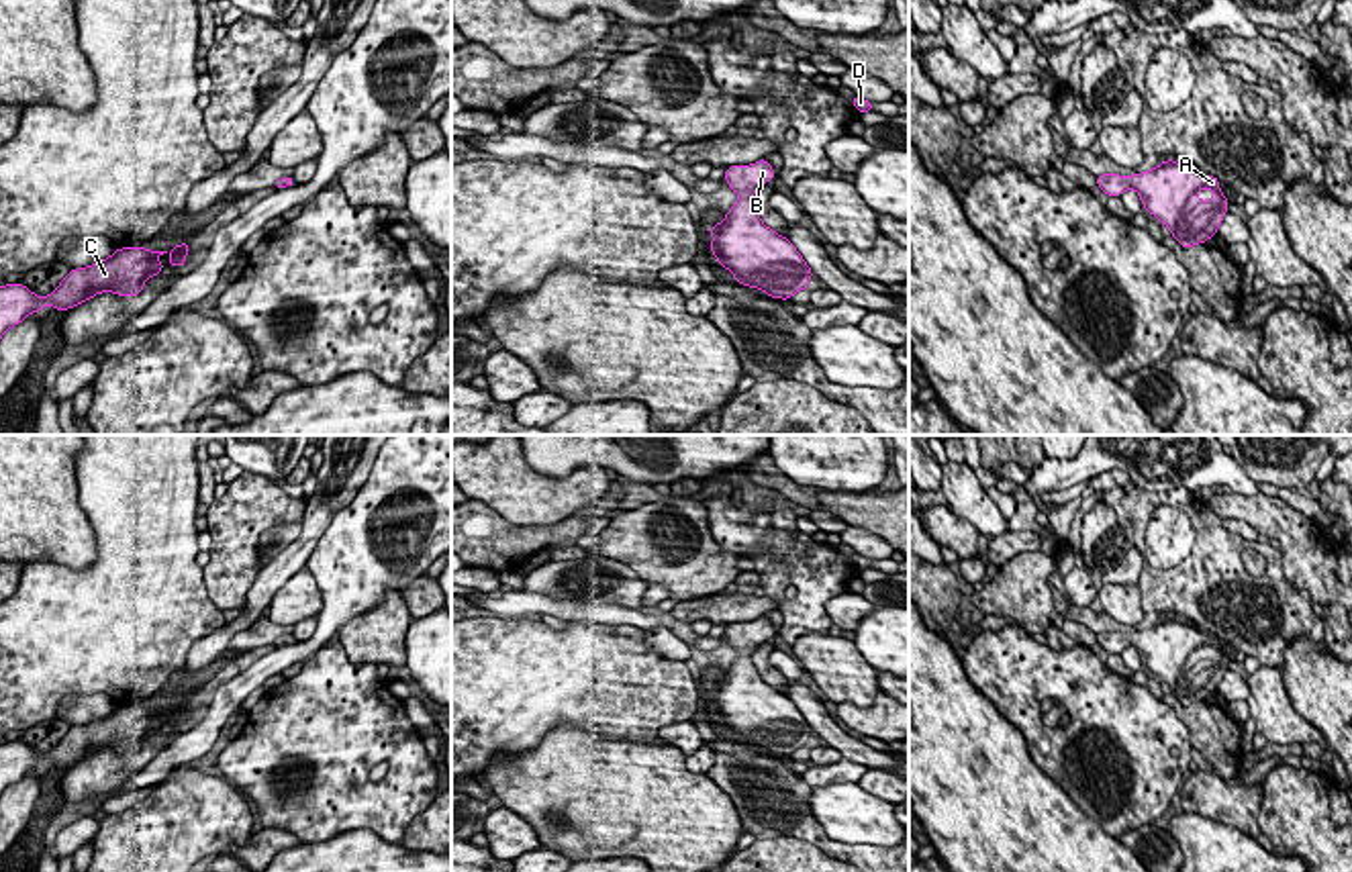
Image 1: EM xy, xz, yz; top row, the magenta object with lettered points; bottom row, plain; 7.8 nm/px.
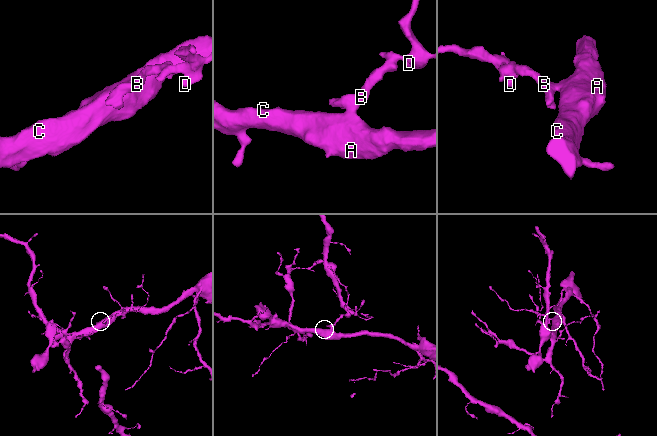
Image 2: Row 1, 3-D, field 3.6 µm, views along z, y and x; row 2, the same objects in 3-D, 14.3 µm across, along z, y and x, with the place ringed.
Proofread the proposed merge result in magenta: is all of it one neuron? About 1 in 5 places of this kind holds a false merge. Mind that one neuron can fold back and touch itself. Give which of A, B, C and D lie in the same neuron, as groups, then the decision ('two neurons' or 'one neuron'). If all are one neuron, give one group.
A B C D; one neuron

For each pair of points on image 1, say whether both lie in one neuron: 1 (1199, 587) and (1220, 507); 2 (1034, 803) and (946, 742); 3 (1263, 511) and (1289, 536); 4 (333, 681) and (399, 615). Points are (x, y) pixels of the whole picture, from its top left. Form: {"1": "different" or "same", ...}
{"1": "different", "2": "same", "3": "same", "4": "different"}

